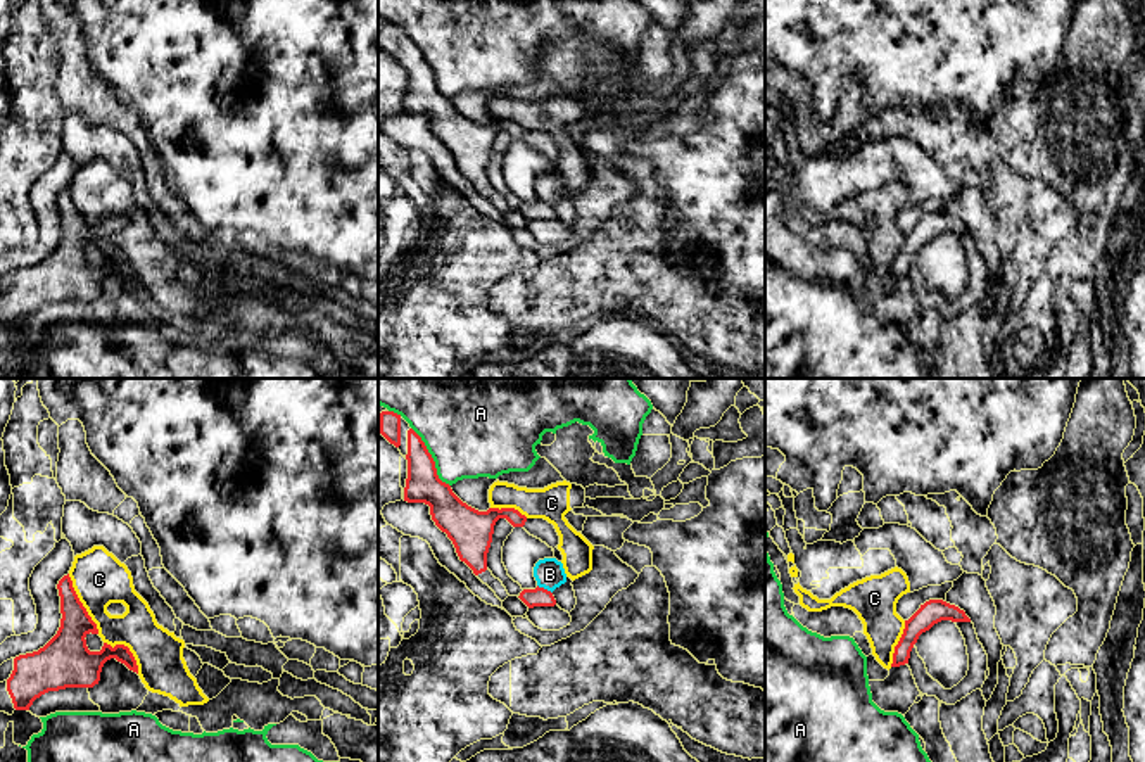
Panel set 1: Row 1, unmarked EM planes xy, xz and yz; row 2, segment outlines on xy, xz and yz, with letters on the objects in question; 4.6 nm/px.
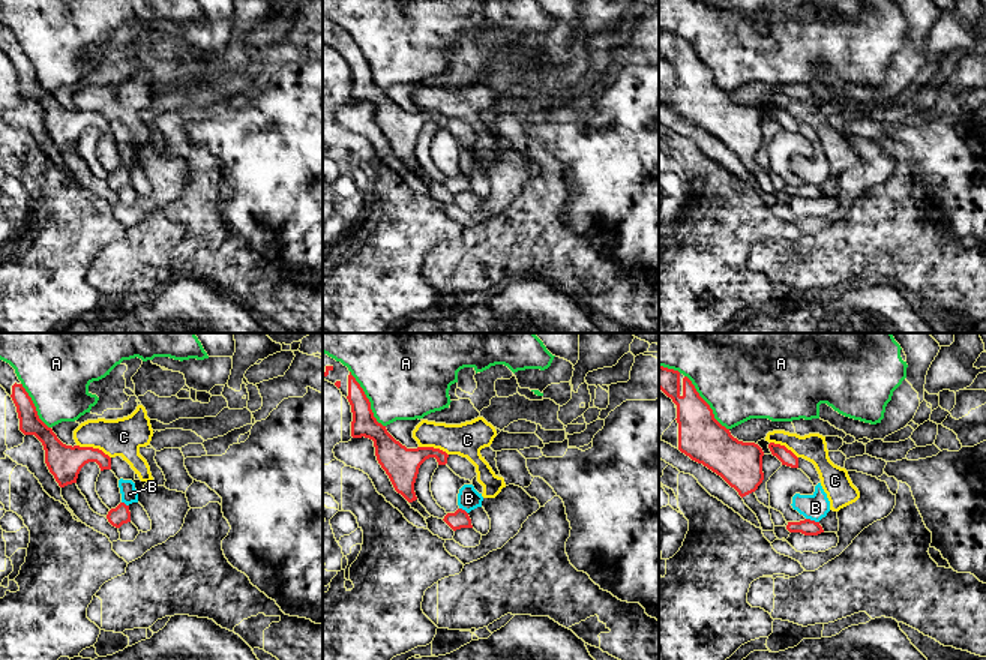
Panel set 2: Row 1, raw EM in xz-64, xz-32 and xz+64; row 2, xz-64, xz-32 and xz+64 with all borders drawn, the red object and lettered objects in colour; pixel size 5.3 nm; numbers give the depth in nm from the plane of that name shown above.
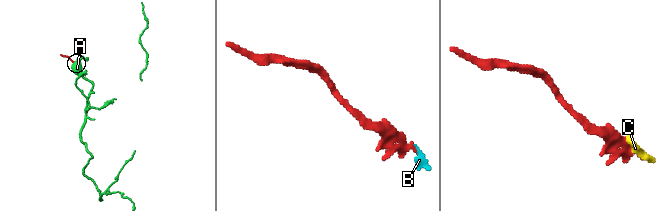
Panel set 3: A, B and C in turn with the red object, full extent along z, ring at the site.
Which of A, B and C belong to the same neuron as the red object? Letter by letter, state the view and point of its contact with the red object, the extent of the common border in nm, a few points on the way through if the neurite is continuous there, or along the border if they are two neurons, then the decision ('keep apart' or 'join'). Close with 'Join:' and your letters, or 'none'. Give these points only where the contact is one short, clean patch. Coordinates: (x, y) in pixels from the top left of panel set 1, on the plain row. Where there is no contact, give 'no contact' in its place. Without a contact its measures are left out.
A: meets red in xz at (432, 71); contact 340 nm long; keep apart
B: meets red in xz at (543, 201); contact 80 nm long; keep apart
C: meets red in xy at (82, 216); contact 320 nm long; keep apart
Join: none

